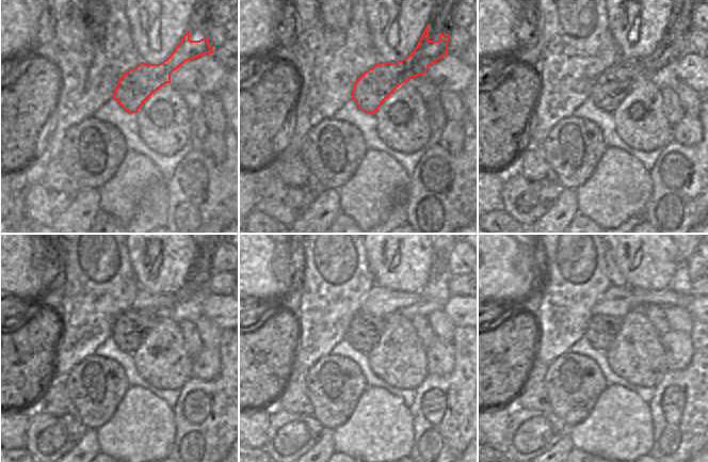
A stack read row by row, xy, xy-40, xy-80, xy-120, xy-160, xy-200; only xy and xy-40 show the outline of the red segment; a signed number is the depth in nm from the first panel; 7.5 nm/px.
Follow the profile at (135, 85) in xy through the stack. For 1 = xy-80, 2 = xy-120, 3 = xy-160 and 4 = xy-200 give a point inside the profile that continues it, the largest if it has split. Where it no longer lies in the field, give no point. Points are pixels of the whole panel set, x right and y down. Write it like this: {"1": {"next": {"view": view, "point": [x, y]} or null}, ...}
{"1": {"next": {"view": "xy-80", "point": [609, 89]}}, "2": {"next": {"view": "xy-120", "point": [130, 328]}}, "3": {"next": {"view": "xy-160", "point": [364, 331]}}, "4": {"next": {"view": "xy-200", "point": [601, 330]}}}

